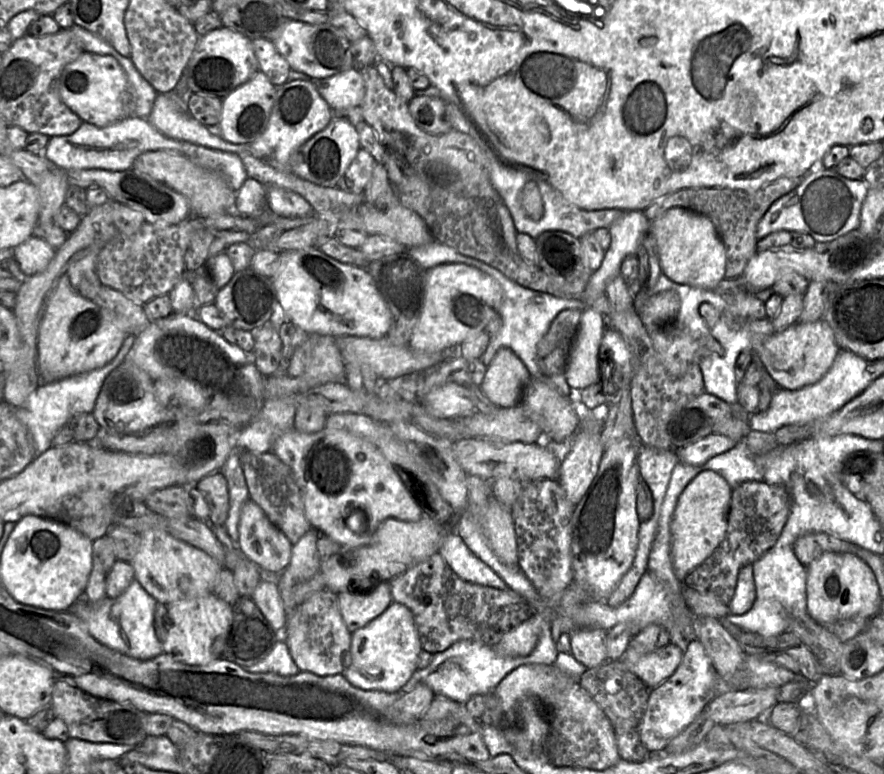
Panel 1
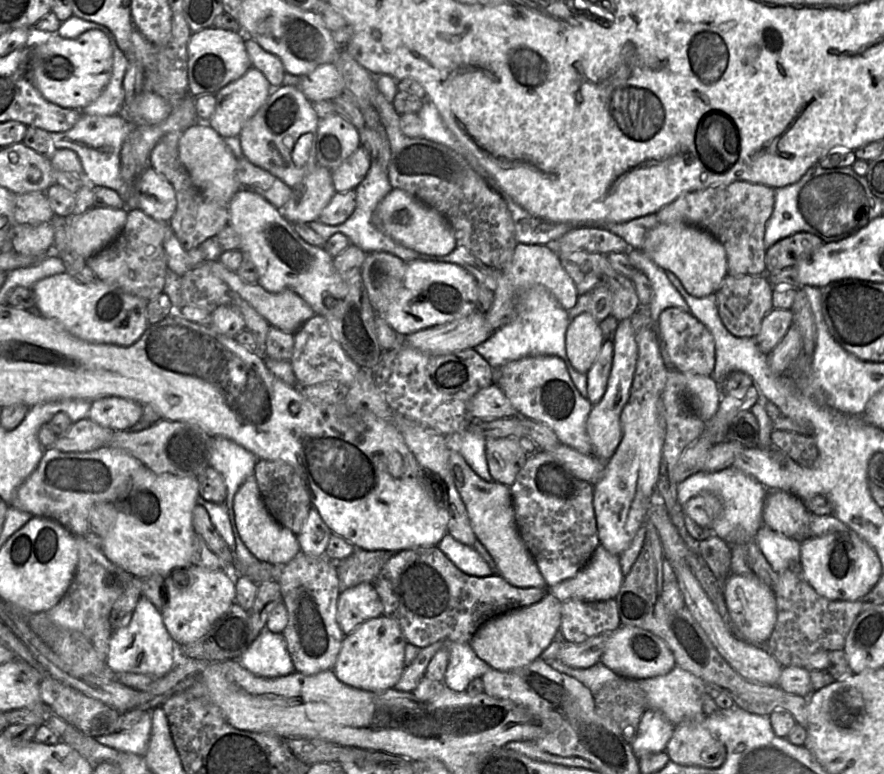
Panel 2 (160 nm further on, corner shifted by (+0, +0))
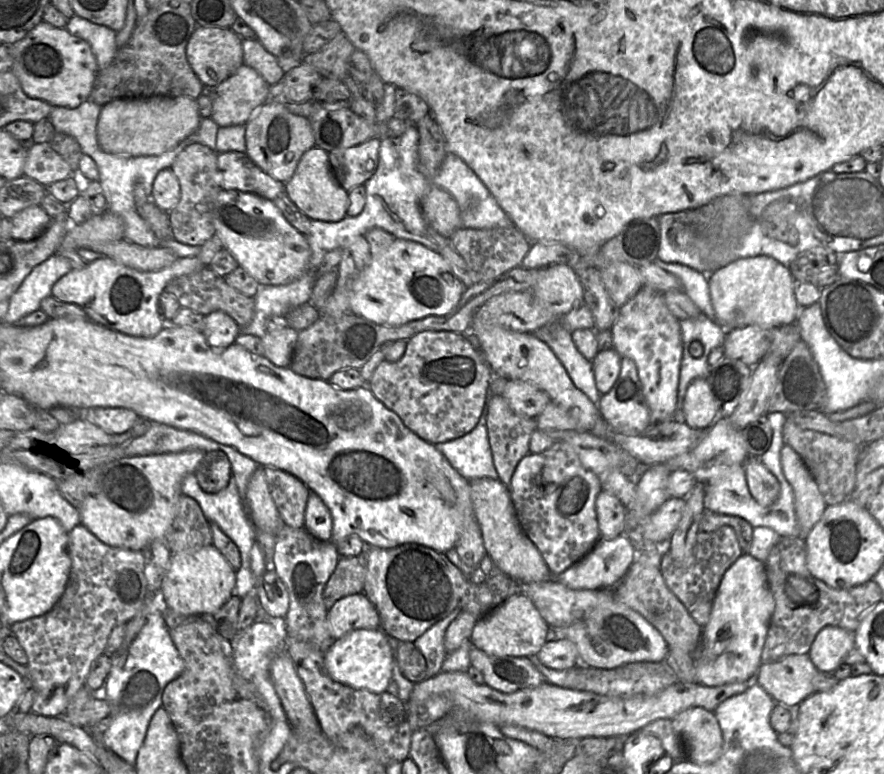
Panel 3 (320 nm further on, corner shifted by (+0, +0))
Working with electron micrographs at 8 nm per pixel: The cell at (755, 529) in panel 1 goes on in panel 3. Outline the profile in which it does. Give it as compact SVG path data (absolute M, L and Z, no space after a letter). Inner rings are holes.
M790 418L782 429L784 445L793 448L810 471L827 506L851 499L856 485L856 466L860 457L860 446L856 443L798 426Z

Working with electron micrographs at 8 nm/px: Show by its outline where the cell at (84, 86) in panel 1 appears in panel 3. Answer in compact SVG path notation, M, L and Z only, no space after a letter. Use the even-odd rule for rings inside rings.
M41 21L23 39L7 46L13 57L11 71L27 96L66 108L77 108L90 99L99 67L85 40L72 35L66 28Z

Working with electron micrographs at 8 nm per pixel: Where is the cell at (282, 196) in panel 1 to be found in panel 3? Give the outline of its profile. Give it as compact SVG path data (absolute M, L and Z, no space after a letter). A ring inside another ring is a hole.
M246 152L219 153L217 167L223 190L253 193L270 201L285 191L285 183L273 179L261 170Z

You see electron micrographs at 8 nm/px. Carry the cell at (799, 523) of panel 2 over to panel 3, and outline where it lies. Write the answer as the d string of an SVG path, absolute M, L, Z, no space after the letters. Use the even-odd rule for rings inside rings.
M749 456L744 463L749 492L763 507L773 505L780 494L780 484L776 477L761 462L760 458Z

